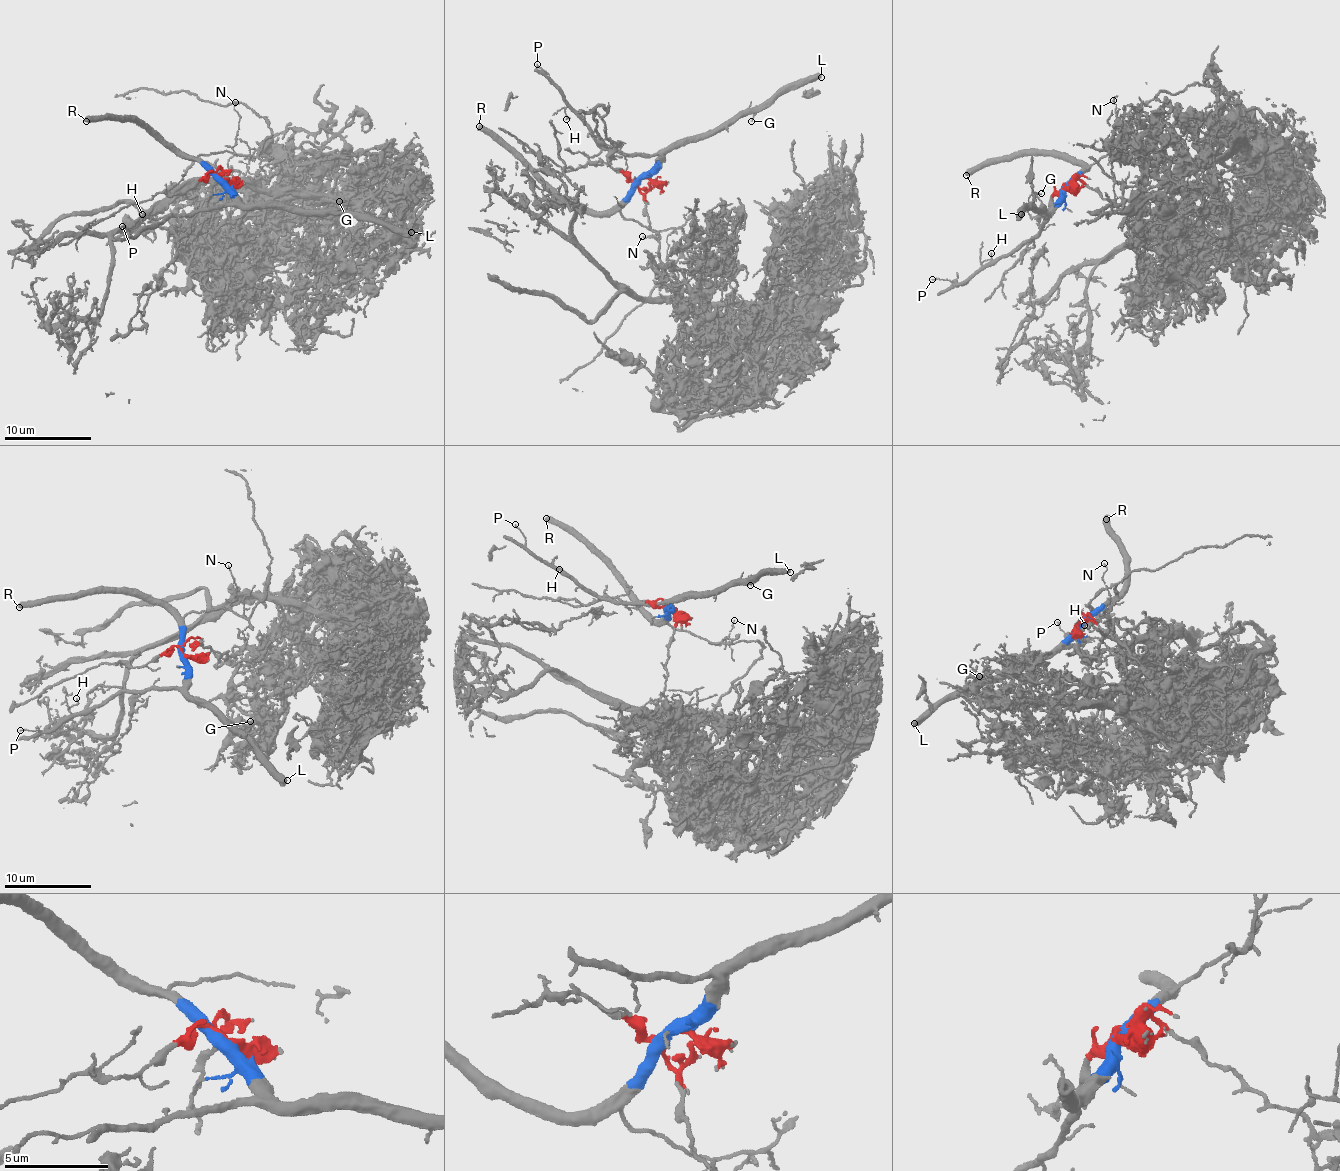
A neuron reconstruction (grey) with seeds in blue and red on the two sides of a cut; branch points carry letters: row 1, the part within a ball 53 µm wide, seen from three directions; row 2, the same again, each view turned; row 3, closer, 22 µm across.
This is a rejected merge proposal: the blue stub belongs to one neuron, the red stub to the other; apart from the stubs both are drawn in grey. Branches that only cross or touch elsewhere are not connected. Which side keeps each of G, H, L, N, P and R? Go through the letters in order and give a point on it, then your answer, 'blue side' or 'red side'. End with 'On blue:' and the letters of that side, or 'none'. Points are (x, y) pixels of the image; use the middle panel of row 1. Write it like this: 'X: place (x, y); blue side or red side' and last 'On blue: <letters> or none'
G: place (751, 121); blue side
H: place (566, 119); blue side
L: place (821, 77); blue side
N: place (642, 236); blue side
P: place (537, 64); blue side
R: place (479, 126); blue side
On blue: G, H, L, N, P, R

